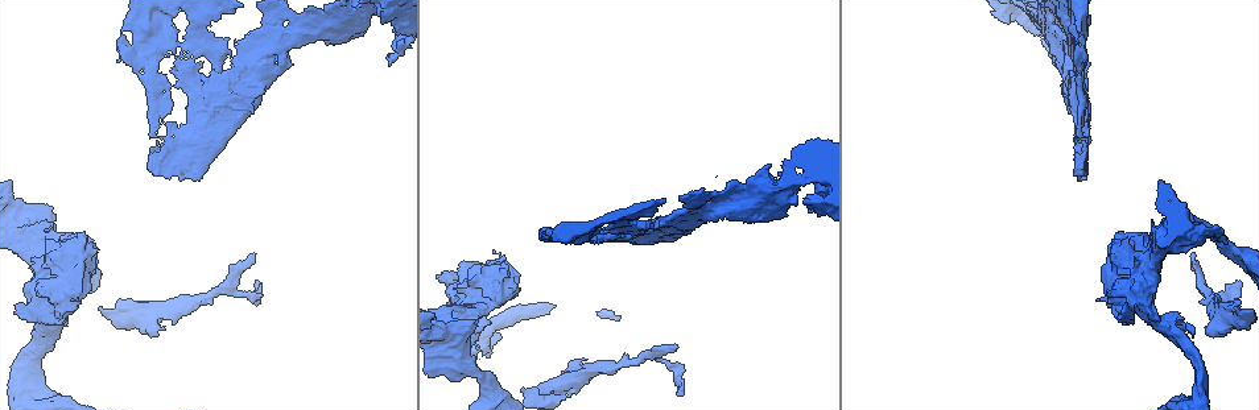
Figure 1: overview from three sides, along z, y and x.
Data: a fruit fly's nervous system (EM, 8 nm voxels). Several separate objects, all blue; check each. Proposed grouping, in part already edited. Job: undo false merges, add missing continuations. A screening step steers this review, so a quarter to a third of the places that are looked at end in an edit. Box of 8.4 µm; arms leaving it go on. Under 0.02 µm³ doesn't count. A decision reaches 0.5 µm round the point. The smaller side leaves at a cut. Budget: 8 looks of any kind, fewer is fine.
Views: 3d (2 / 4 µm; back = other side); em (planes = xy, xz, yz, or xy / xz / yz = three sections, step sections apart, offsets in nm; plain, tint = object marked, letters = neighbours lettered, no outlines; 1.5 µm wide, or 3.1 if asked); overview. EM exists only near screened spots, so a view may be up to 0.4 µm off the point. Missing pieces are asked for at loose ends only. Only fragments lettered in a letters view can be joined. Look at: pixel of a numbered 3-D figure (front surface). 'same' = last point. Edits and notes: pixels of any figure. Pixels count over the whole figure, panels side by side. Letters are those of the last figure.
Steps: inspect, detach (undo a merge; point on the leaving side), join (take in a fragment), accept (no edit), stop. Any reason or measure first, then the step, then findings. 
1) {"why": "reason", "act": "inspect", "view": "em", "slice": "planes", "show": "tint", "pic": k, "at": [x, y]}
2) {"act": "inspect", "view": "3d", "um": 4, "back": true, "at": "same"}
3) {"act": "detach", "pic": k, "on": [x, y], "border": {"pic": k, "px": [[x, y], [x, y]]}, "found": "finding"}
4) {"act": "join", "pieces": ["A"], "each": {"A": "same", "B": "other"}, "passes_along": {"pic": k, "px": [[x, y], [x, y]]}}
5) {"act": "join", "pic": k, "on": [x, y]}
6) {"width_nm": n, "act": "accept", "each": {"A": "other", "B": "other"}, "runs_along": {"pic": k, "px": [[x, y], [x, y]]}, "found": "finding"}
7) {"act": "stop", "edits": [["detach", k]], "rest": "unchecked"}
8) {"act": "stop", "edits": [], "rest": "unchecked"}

{"why": "side arm on a straight run", "act": "inspect", "view": "3d", "um": 2, "pic": 1, "at": [1052, 39]}

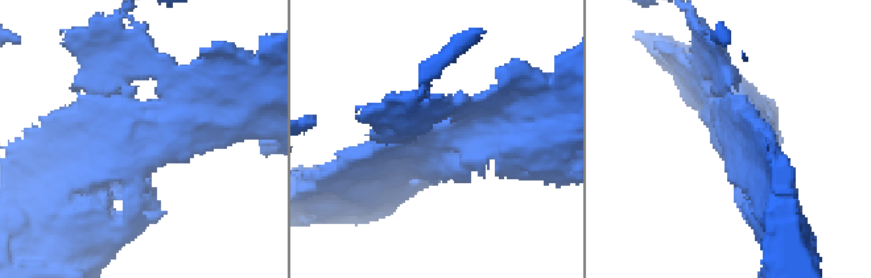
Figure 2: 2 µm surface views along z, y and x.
{"why": "need the tissue", "act": "inspect", "view": "em", "slice": "planes", "show": "letters", "pic": 2, "at": [735, 147]}

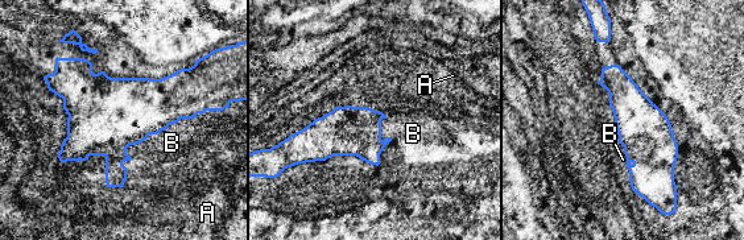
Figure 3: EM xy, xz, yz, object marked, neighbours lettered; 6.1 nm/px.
{"act": "accept", "each": {"A": "other", "B": "other"}, "border": {"pic": 3, "px": [[210, 110], [131, 144], [123, 186]]}, "found": "one cell here"}

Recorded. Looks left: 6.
{"why": "calibre changes", "act": "inspect", "view": "em", "slice": "planes", "show": "letters", "pic": 1, "at": [476, 300]}

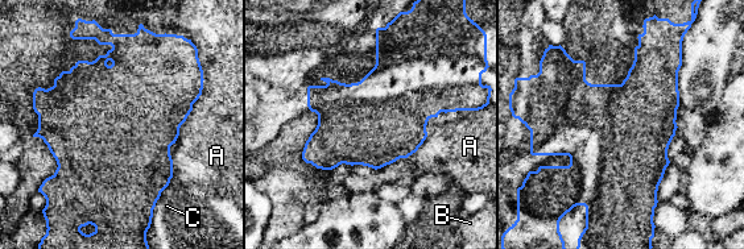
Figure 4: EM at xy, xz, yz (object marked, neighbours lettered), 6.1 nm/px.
{"act": "accept", "each": {"A": "other", "B": "other", "C": "other"}, "found": "all the same cell"}

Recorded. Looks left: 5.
{"act": "inspect", "view": "em", "slice": "planes", "show": "letters", "pic": 1, "at": [43, 383]}

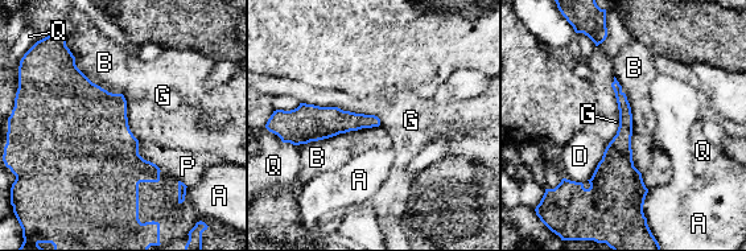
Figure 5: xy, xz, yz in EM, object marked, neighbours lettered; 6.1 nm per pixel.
{"longest_contact_nm": ["B", 600], "act": "accept", "each": {"A": "other", "B": "other", "D": "other", "G": "other", "P": "other", "Q": "other"}, "border": {"pic": 5, "px": [[614, 77], [641, 173]]}, "found": "none of them fits"}

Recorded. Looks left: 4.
{"act": "stop", "edits": [], "rest": "unchecked"}

